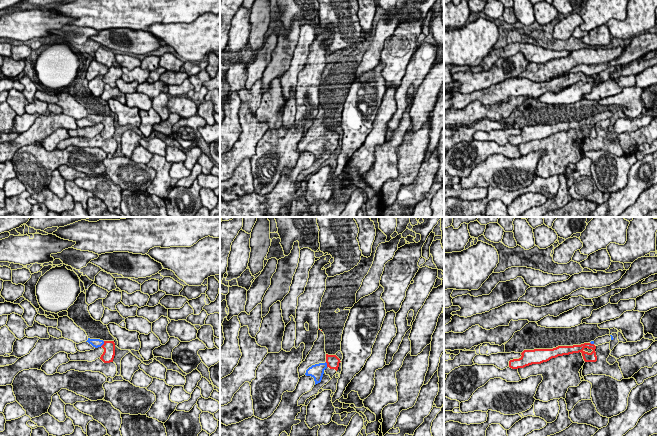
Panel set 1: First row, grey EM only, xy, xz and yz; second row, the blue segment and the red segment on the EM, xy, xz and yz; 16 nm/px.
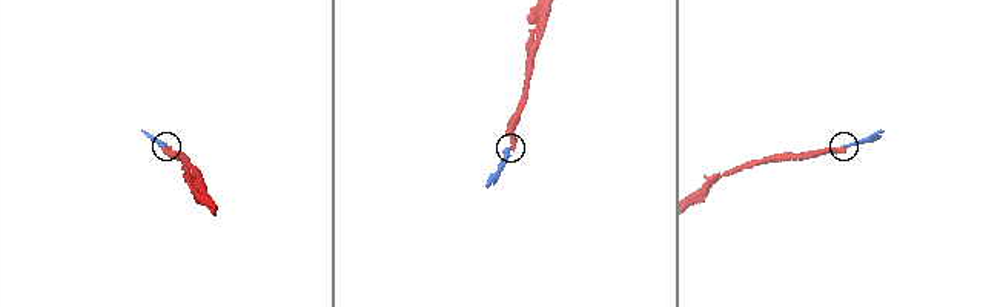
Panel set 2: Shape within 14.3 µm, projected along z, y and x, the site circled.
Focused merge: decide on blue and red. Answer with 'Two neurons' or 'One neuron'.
One neuron

